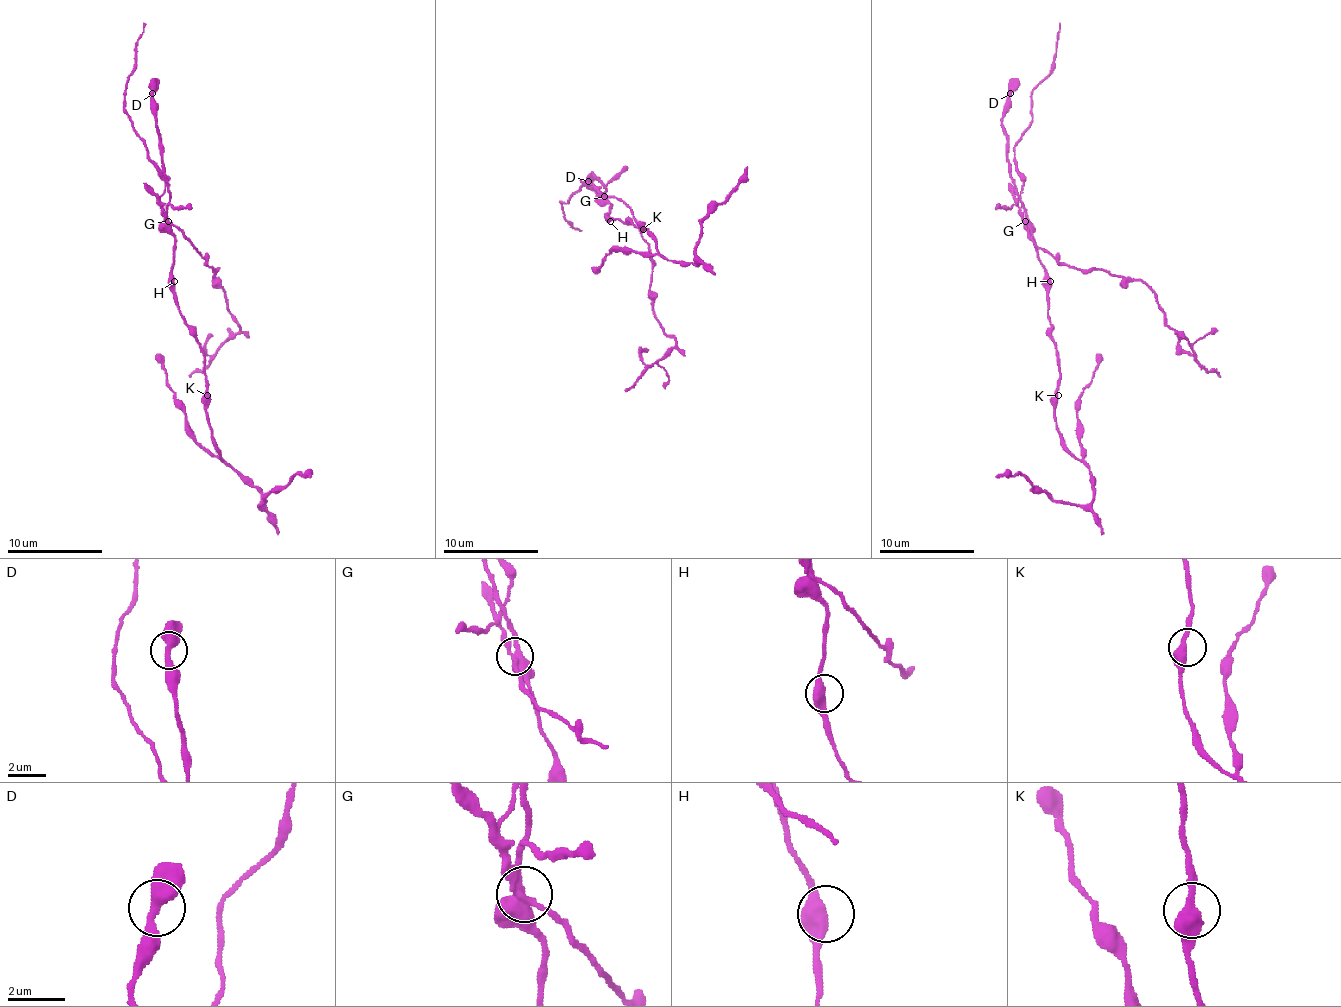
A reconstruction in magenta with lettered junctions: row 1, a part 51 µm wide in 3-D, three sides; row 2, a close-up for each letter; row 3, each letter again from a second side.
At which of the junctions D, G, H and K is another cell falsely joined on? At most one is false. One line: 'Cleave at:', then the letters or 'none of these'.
Cleave at: G

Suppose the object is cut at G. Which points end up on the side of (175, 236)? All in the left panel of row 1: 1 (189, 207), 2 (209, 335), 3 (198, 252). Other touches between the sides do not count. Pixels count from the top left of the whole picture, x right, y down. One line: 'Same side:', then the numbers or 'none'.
Same side: none

